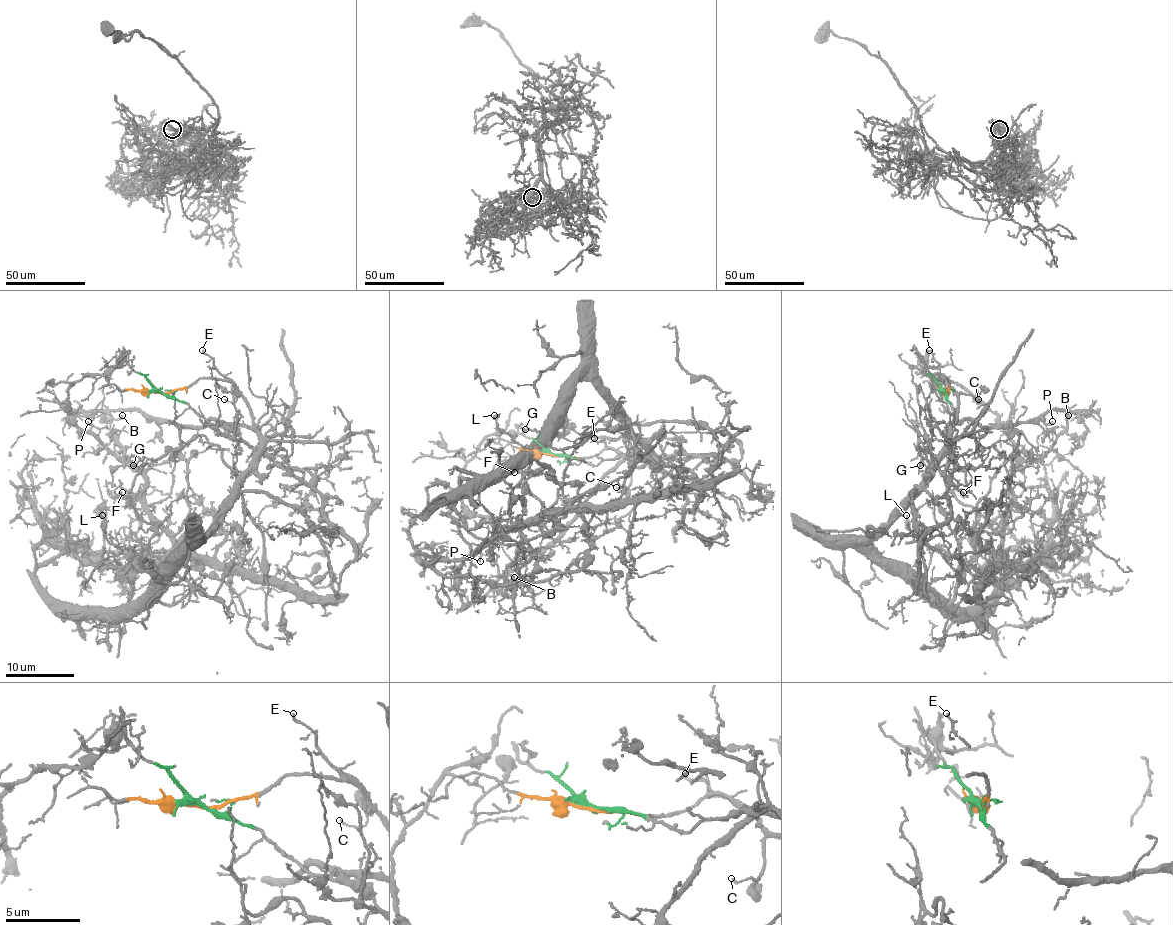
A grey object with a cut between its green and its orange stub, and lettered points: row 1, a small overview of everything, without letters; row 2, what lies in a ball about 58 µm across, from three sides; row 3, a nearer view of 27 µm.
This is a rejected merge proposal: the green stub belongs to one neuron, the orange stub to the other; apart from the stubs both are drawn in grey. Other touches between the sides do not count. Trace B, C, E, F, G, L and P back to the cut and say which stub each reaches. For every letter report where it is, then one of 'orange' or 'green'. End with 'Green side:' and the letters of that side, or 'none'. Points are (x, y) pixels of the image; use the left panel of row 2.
B: (122, 415) | green
C: (224, 399) | orange
E: (202, 350) | orange
F: (122, 492) | green
G: (133, 465) | green
L: (102, 515) | green
P: (88, 421) | green
Green side: B, F, G, L, P

